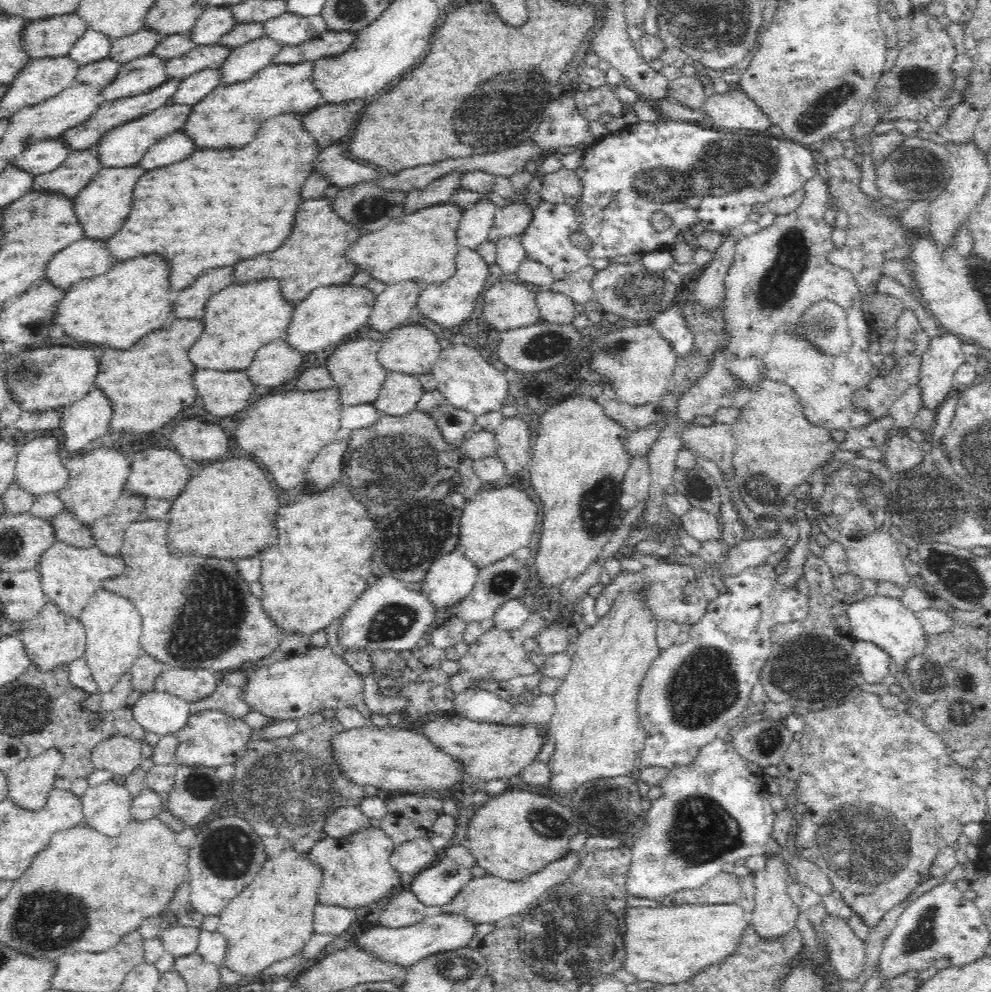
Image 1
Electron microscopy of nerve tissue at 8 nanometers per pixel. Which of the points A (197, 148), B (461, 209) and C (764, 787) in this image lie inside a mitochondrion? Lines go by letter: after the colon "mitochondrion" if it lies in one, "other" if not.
A: other
B: other
C: other

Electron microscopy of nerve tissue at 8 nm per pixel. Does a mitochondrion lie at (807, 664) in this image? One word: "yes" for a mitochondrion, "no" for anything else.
yes

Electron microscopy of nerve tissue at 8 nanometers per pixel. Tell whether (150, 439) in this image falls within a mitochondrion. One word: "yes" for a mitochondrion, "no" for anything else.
no

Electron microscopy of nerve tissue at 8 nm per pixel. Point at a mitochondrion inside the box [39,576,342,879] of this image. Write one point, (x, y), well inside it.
(202, 784)

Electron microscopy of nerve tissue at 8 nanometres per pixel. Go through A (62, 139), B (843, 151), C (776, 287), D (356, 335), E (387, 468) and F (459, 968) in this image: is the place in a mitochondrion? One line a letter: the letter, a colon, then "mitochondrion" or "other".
A: other
B: other
C: mitochondrion
D: other
E: mitochondrion
F: mitochondrion

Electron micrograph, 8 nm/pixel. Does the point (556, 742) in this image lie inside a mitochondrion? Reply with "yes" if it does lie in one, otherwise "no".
no

